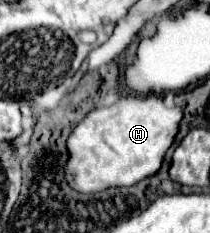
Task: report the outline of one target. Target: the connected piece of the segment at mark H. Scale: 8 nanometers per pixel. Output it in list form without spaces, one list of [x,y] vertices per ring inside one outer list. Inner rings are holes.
[[[129,96],[117,100],[113,106],[91,110],[67,138],[69,158],[65,162],[65,182],[75,192],[95,194],[115,186],[133,186],[153,176],[173,144],[181,118],[181,108],[157,96]]]

